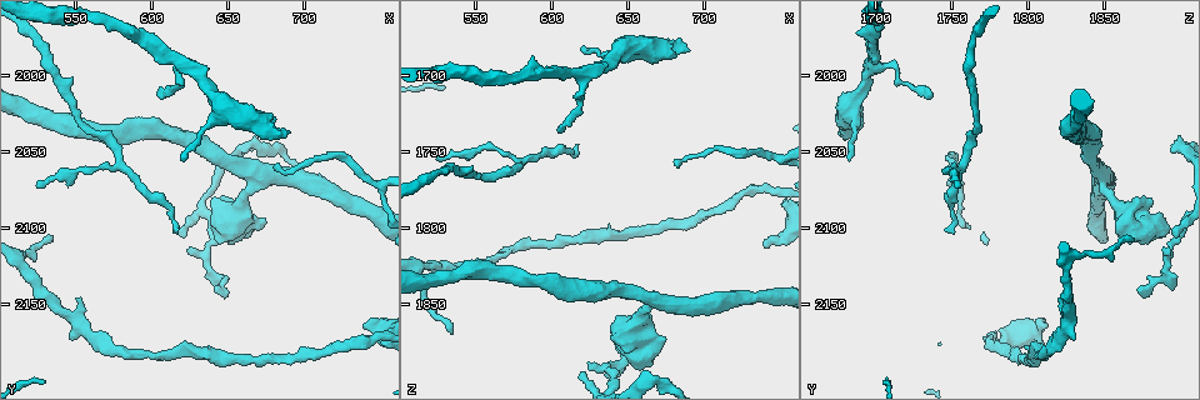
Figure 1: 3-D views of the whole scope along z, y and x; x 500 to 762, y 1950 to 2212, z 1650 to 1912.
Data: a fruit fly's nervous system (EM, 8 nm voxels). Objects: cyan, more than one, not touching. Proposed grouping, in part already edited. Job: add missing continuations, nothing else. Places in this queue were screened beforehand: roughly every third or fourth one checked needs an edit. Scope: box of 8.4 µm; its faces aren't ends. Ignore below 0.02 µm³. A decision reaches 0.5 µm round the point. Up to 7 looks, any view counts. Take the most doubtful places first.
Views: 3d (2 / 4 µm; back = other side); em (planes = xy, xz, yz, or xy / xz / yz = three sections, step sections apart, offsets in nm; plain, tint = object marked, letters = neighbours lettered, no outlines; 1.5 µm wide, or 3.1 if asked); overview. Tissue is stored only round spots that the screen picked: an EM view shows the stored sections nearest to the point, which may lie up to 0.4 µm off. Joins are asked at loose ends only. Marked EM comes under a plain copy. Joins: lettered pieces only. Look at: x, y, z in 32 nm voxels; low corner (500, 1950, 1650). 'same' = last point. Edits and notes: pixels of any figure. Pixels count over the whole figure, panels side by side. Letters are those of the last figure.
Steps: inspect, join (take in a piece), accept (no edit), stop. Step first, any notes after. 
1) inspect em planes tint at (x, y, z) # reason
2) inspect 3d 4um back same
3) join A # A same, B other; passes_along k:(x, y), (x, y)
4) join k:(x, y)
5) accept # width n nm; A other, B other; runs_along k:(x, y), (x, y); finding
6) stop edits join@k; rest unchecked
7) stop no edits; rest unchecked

inspect 3d 4um at (690, 2036, 1682) # branch stops here

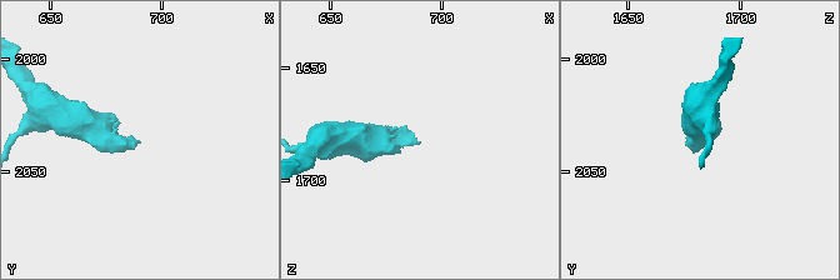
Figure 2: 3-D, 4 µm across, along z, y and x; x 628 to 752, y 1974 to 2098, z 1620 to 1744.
inspect em planes letters at (688, 2036, 1684)

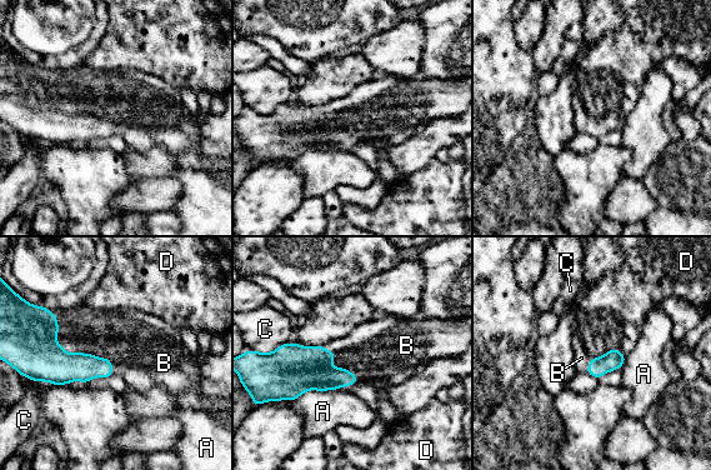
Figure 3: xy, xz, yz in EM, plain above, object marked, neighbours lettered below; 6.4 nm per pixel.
join B # A other, B same, C other, D other; the neuron continues

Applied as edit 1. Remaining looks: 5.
inspect overview # see it whole again

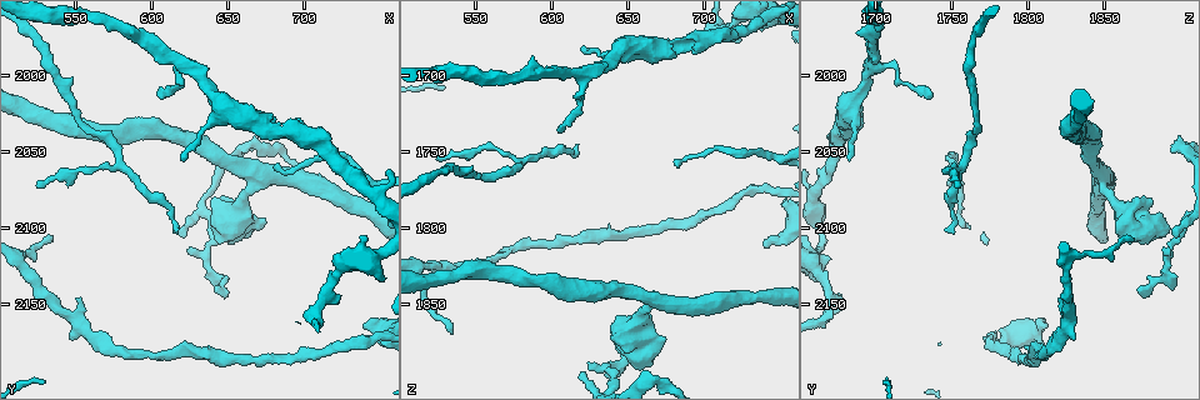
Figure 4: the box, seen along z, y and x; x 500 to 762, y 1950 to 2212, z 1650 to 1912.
inspect em xz step 8 tint at (526, 2070, 1754) # free end

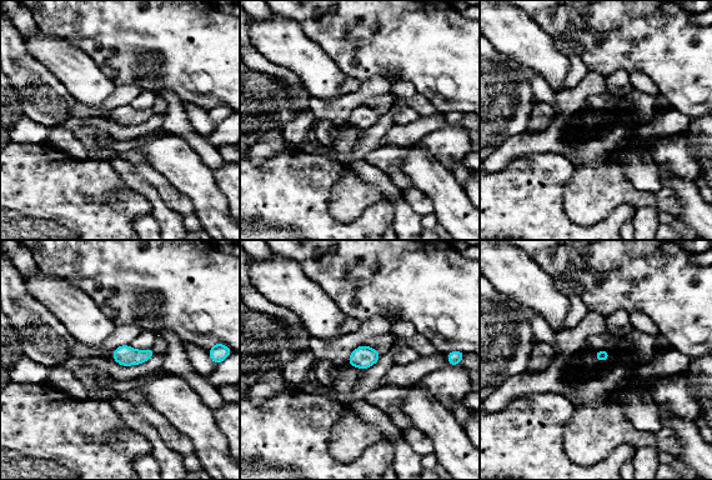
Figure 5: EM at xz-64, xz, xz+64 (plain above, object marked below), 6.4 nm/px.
inspect em planes letters same

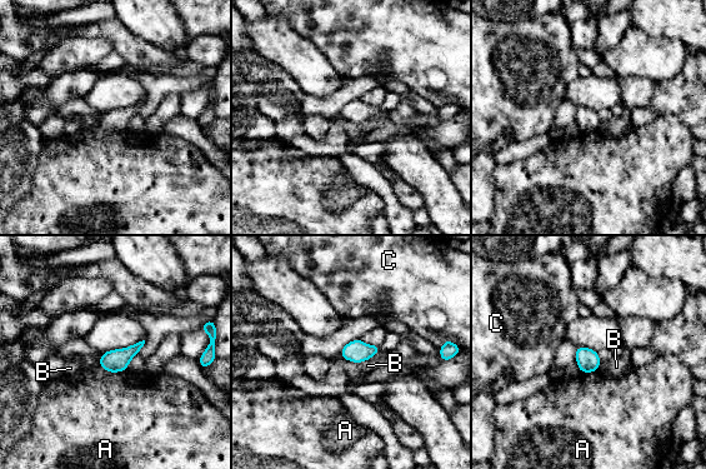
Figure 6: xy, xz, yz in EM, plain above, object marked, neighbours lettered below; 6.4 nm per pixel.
accept # A other, B other, C other; no lettered piece goes on from it

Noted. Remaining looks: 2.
inspect 3d 4um at (604, 2010, 1736) # tapers out

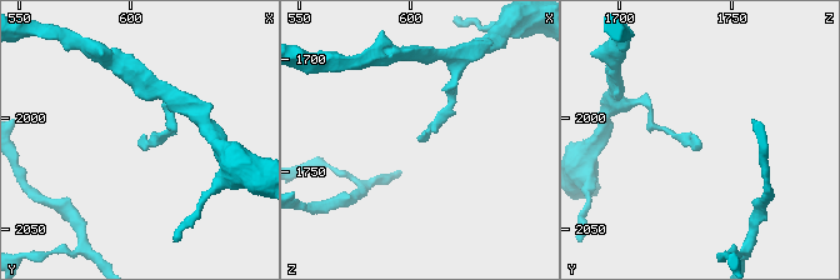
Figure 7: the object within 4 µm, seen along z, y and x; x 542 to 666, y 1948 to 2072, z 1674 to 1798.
inspect em planes letters at (603, 2012, 1737)

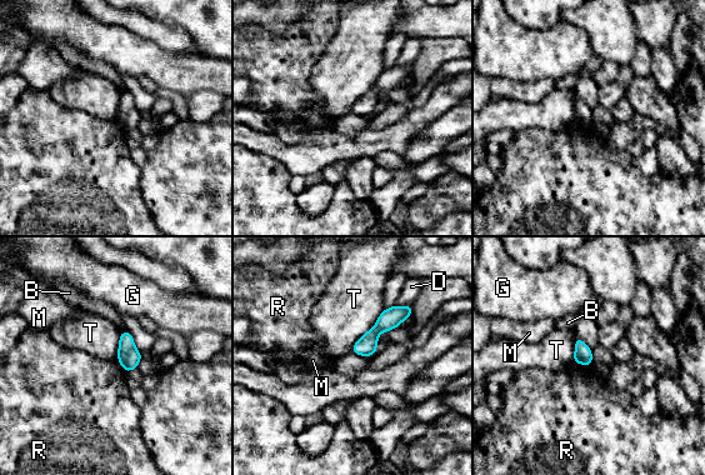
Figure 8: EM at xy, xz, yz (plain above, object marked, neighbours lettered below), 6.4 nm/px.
accept # width 120 nm; B other, D other, G other, M other, R other, T other; border 8:(573, 361), (591, 365); none of them fits

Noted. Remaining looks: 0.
stop edits join@3; rest unchecked

